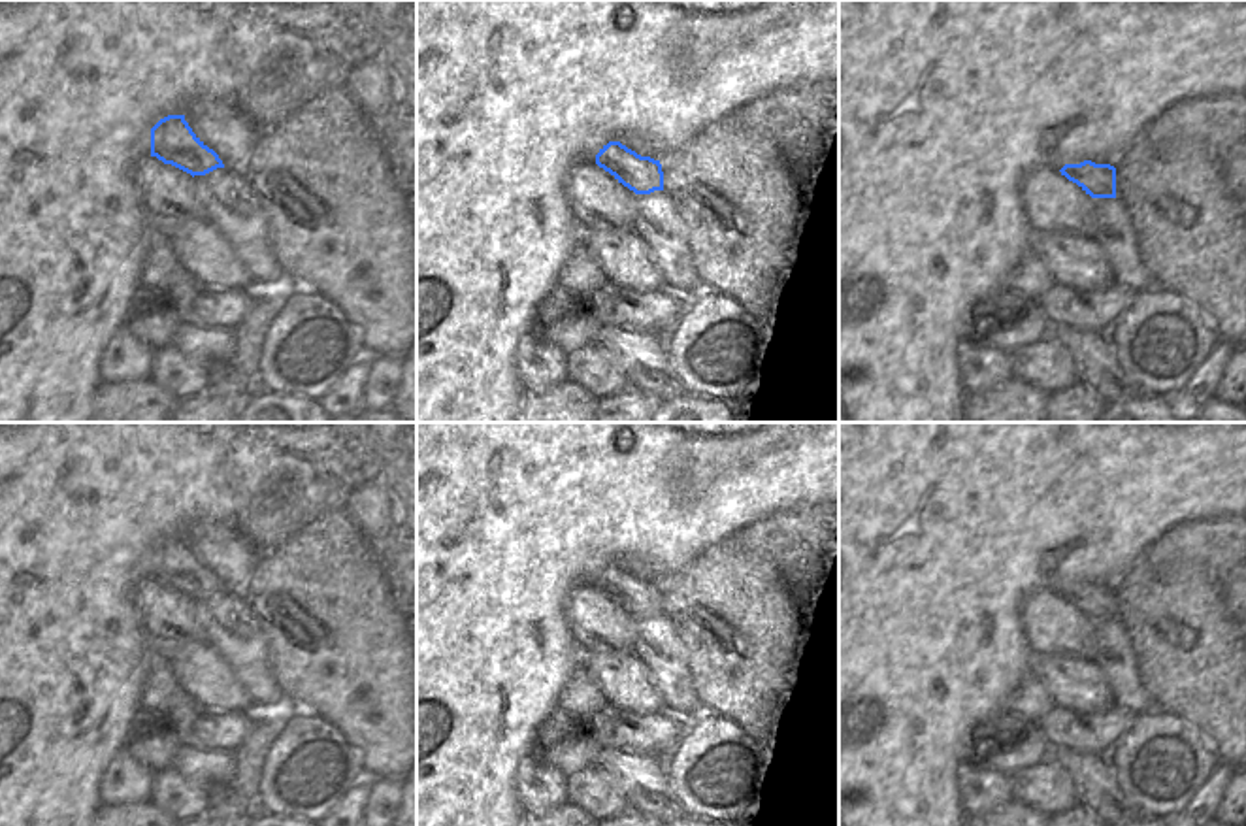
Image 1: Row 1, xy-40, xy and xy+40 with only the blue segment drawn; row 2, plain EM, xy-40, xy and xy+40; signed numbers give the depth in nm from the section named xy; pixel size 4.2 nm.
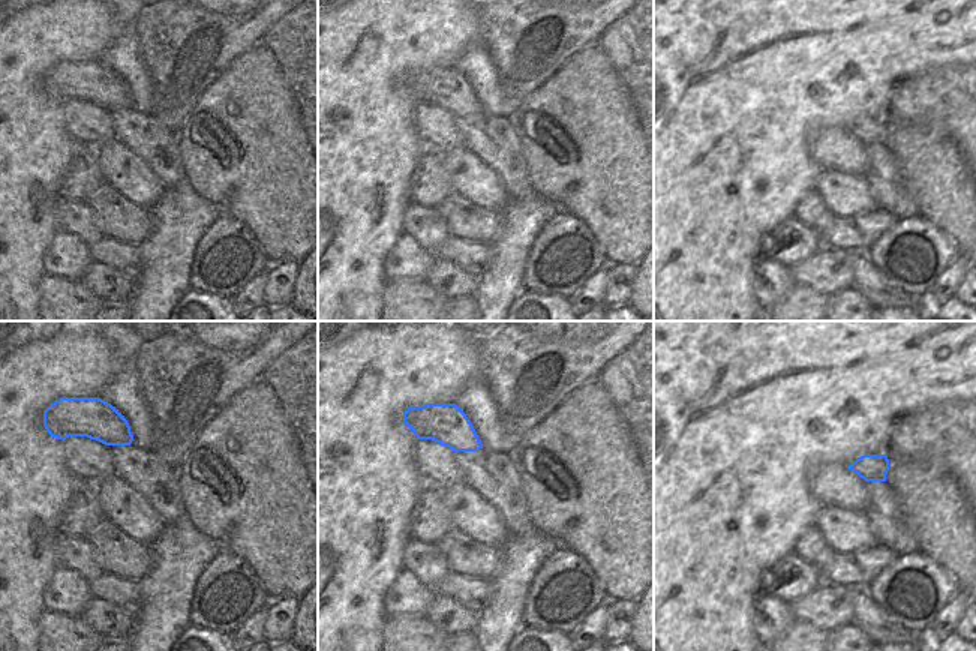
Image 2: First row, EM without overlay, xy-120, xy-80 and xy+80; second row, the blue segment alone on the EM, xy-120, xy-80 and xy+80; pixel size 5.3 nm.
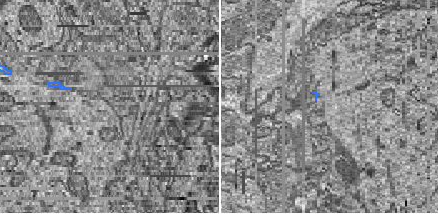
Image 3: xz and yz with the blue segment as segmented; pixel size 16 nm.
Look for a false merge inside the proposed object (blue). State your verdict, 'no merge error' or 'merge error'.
no merge error

